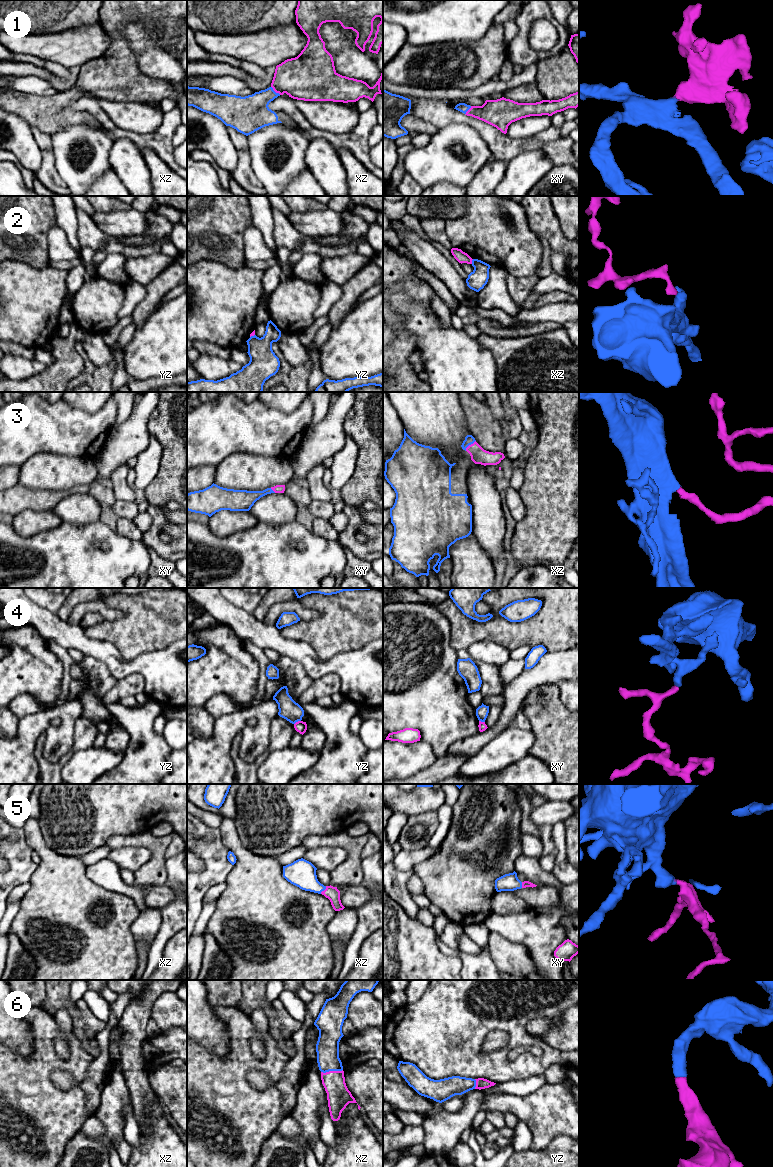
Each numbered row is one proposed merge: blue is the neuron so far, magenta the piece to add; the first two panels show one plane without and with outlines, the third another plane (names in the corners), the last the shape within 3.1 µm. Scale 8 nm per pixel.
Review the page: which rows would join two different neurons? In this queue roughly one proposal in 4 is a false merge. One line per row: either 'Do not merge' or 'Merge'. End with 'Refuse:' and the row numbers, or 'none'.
1: Merge
2: Do not merge
3: Merge
4: Do not merge
5: Merge
6: Merge
Refuse: 2, 4

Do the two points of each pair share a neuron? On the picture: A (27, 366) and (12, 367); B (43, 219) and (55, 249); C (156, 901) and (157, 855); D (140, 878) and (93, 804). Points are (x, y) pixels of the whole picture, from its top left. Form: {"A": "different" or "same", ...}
{"A": "same", "B": "different", "C": "different", "D": "different"}

